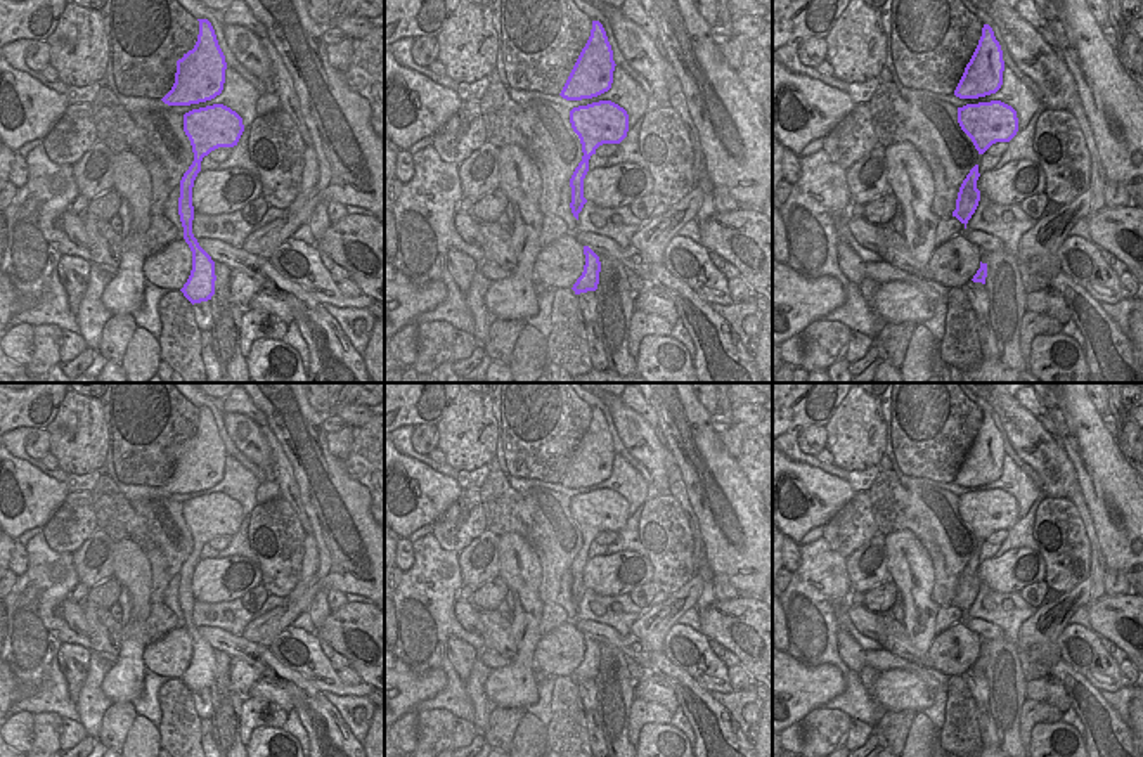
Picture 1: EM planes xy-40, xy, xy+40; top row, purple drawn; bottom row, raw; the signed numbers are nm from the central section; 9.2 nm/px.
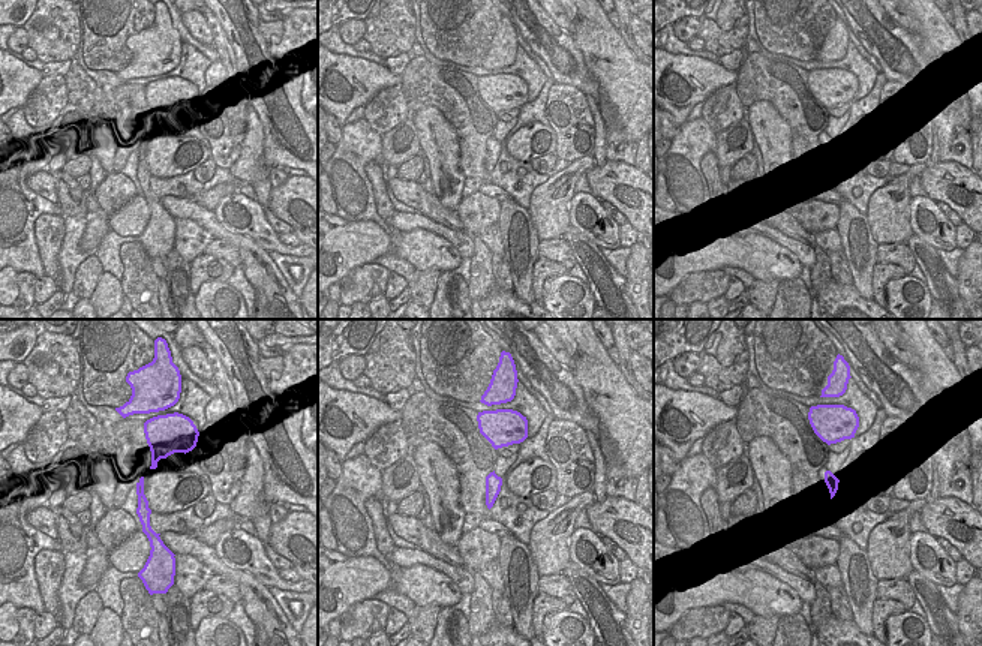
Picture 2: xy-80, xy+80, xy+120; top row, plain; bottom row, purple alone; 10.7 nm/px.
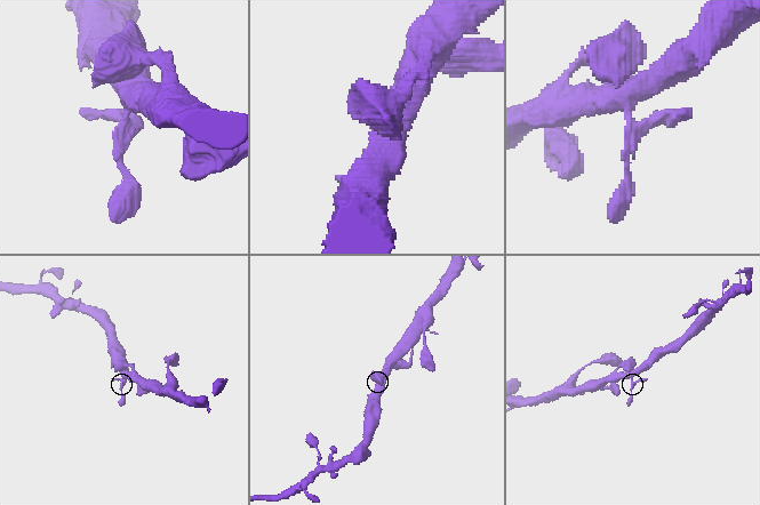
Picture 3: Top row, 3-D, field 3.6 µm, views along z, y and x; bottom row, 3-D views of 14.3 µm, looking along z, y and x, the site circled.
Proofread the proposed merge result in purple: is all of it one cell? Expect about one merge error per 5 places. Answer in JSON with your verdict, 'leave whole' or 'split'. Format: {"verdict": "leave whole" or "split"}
{"verdict": "leave whole"}

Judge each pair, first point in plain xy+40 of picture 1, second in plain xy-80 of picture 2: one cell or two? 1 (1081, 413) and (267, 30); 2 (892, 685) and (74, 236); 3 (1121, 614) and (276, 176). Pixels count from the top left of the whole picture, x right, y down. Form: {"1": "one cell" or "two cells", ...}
{"1": "two cells", "2": "two cells", "3": "two cells"}

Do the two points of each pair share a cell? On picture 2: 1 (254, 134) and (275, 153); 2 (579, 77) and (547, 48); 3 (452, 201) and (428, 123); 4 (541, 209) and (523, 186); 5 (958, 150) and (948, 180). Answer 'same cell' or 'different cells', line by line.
1: different cells
2: same cell
3: same cell
4: different cells
5: different cells

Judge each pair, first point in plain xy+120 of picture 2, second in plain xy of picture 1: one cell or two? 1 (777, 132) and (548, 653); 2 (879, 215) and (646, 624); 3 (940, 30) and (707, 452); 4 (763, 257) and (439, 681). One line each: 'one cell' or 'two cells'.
1: two cells
2: one cell
3: one cell
4: one cell

